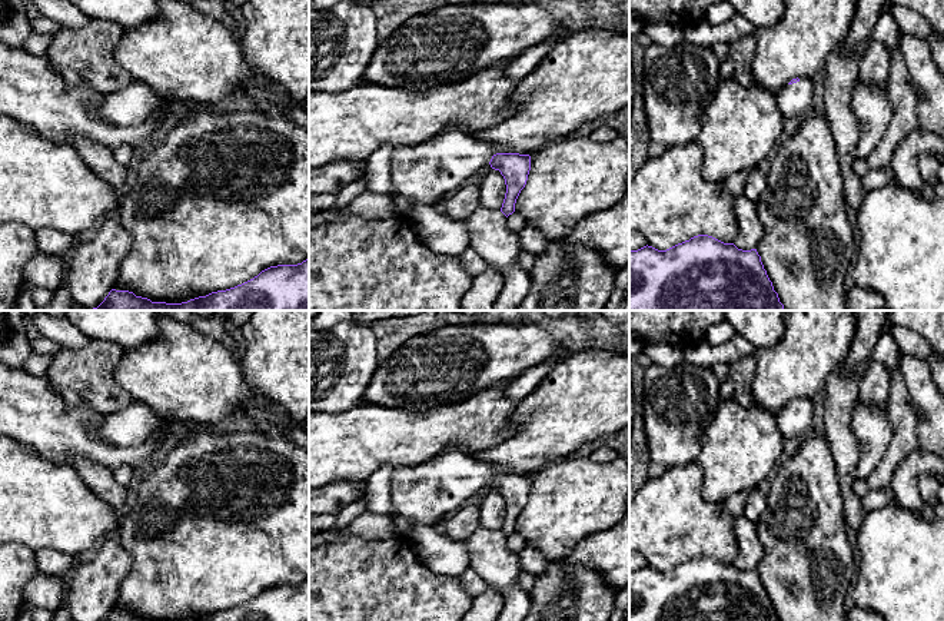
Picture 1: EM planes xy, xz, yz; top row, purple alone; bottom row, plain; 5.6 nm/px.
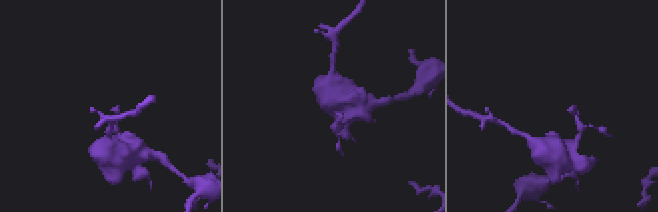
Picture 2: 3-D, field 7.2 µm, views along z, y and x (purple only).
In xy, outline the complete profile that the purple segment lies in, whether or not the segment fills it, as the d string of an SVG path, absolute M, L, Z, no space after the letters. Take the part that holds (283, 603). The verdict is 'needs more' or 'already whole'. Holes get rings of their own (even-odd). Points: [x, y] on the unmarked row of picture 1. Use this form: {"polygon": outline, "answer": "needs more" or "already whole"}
{"polygon": "M309 578L298 585L270 587L242 605L190 621L309 621Z", "answer": "already whole"}

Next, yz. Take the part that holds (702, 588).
{"polygon": "M698 555L667 571L644 567L629 571L629 621L780 621L757 569L742 571L708 555Z", "answer": "already whole"}

